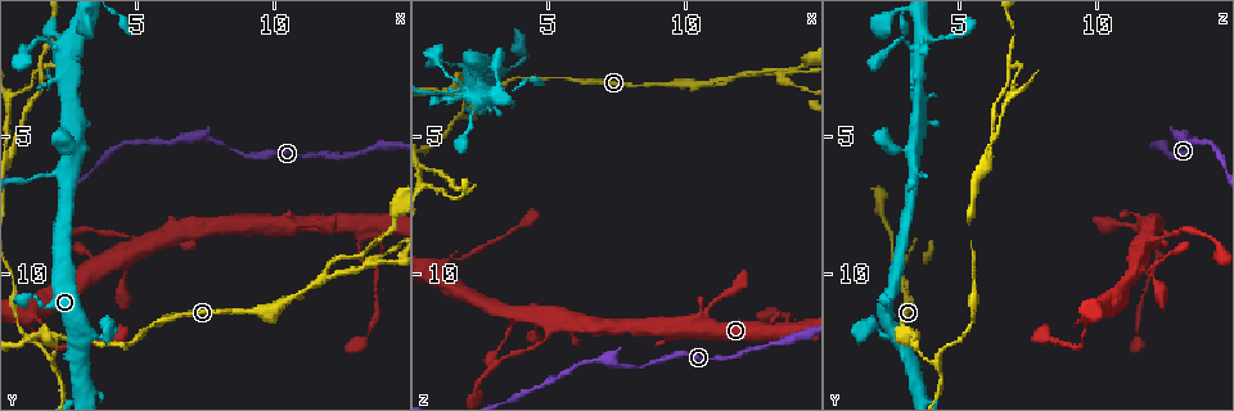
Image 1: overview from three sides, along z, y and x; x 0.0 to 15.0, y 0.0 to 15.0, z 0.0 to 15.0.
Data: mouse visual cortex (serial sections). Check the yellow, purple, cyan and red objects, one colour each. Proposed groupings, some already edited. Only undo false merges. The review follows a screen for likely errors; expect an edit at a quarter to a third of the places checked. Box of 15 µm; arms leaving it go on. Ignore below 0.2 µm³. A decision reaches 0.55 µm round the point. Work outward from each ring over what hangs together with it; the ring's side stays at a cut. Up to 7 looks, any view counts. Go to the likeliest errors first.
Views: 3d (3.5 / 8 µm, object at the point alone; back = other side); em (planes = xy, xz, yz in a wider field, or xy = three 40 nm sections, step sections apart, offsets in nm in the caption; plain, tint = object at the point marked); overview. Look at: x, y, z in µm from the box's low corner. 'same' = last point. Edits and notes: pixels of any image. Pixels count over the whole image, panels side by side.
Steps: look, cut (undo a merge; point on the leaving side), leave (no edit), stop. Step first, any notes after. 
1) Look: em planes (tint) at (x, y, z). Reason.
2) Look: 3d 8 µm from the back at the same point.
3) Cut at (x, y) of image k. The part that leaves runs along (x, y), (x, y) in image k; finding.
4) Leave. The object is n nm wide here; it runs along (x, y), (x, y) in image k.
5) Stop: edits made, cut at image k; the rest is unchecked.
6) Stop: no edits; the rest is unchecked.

Look: 3d 3.5 µm at (2.2, 12.4, 3.5). Calibre changes.

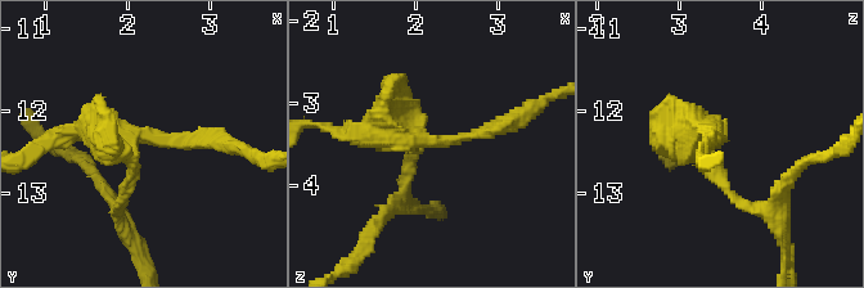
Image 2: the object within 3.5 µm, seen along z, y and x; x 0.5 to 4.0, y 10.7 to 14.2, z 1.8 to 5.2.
Look: em xy step 1 (tint) at (2.10, 12.25, 3.45).

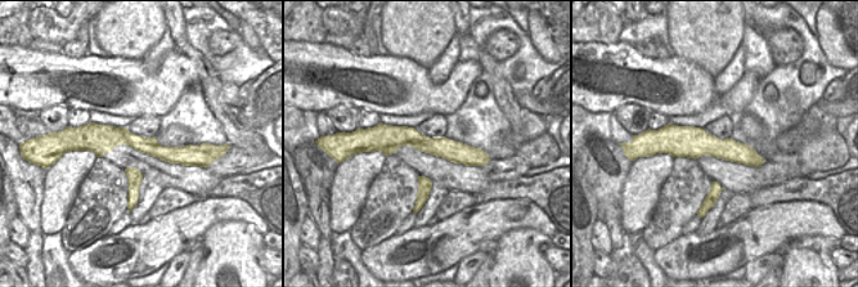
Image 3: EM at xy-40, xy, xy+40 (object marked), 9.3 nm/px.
Cut at (107, 147) of image 2. The object is 200 nm wide here; the part that leaves runs along (134, 136), (126, 196), (115, 211), (111, 199) in image 2; two cells meet here.

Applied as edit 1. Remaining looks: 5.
Look: 3d 3.5 µm at (11.7, 10.1, 2.9). A fork.

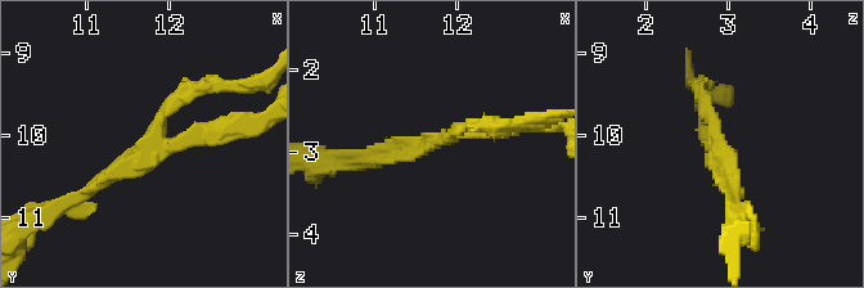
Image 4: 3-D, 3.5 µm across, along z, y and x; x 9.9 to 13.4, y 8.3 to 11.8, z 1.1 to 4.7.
Look: em planes (tint) at (11.75, 10.10, 2.85). 3 arms meet here; the arms are 150, 150, 150 nm wide; need the tissue.

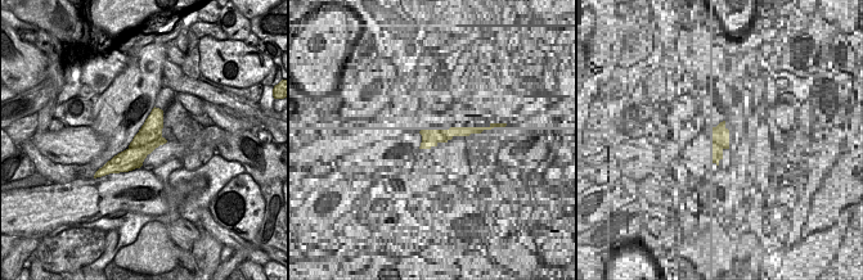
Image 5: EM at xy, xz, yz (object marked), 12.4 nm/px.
Cut at (187, 98) of image 4. The part that leaves runs along (143, 148), (174, 100), (225, 85) in image 4; a second cell is stuck on.

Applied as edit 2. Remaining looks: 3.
Stop: edits made, cut at image 2, cut at image 4; the rest is unchecked.

